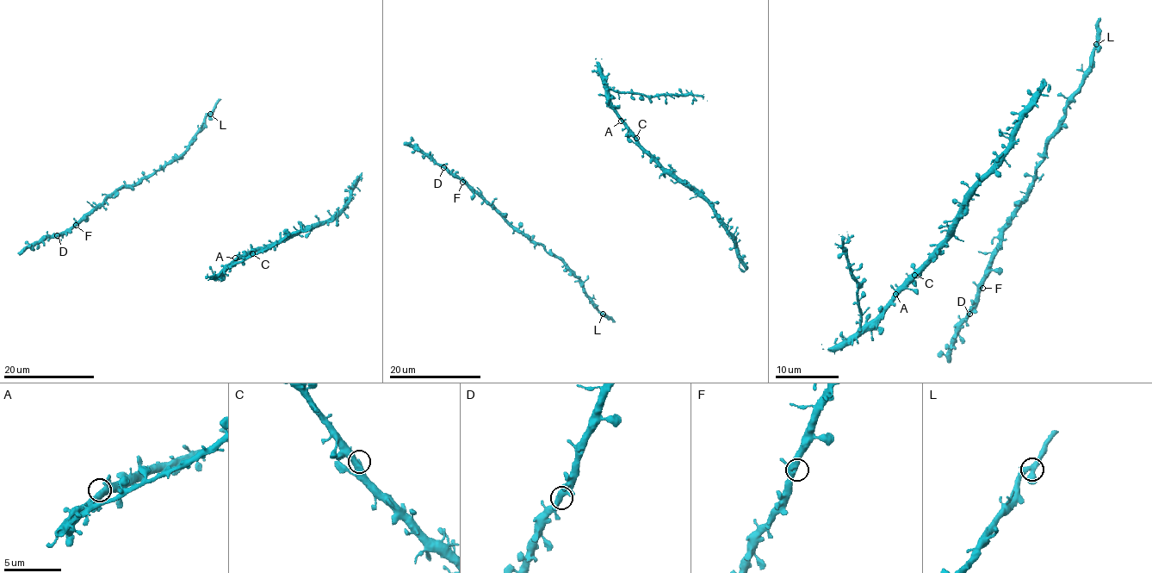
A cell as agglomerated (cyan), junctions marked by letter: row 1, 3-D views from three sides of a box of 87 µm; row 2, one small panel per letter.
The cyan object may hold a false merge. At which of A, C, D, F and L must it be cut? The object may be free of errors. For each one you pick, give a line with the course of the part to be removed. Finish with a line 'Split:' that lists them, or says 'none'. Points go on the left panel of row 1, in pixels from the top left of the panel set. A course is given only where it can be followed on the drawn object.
Split: none

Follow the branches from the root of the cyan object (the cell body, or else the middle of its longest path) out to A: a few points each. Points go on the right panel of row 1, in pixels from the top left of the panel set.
A: (919, 273), (909, 275), (895, 294)

